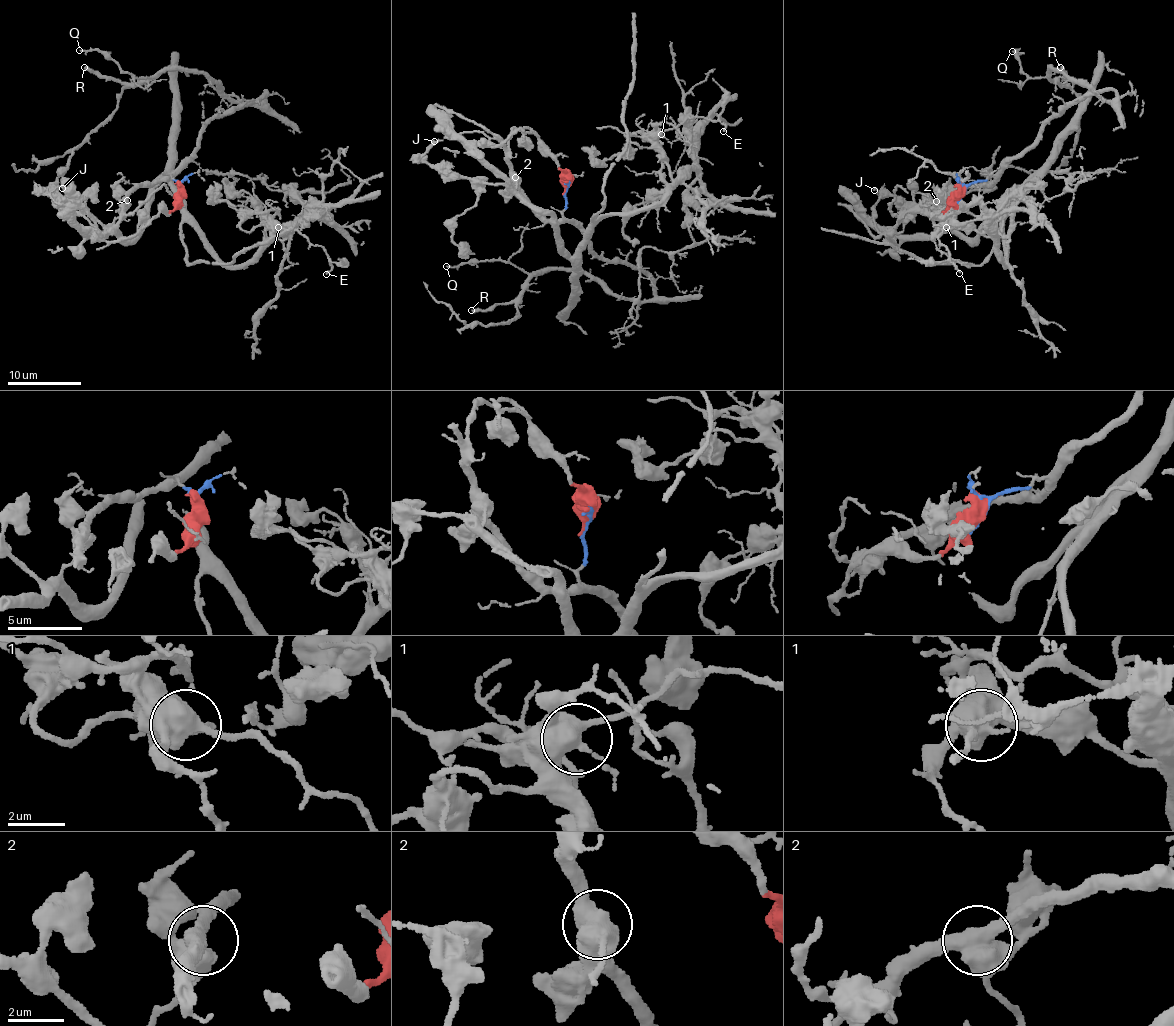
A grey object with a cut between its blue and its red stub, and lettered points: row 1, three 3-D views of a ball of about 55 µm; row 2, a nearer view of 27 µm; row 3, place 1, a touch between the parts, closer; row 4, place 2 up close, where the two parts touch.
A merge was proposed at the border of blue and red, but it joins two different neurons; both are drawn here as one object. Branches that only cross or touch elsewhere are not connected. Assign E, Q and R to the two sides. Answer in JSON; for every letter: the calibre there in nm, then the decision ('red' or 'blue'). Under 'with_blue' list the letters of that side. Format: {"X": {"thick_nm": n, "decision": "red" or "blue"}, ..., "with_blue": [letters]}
{"E": {"thick_nm": 150, "decision": "red"}, "Q": {"thick_nm": 190, "decision": "blue"}, "R": {"thick_nm": 360, "decision": "blue"}, "with_blue": ["Q", "R"]}

